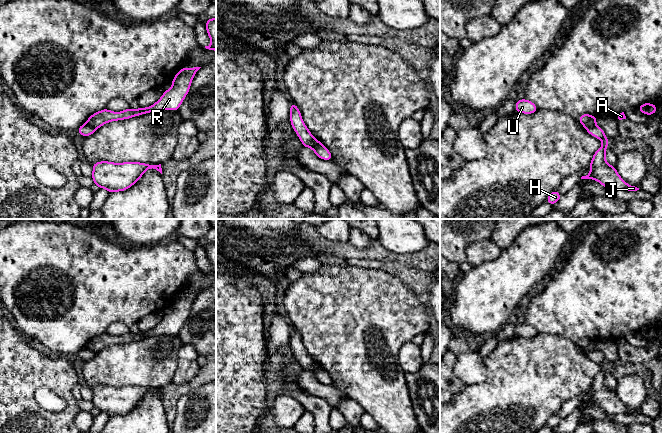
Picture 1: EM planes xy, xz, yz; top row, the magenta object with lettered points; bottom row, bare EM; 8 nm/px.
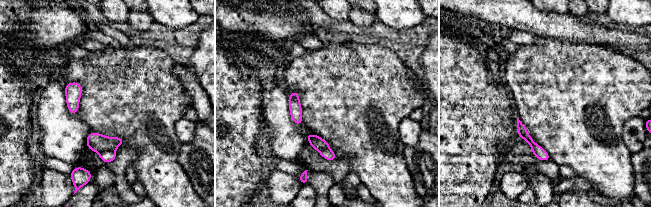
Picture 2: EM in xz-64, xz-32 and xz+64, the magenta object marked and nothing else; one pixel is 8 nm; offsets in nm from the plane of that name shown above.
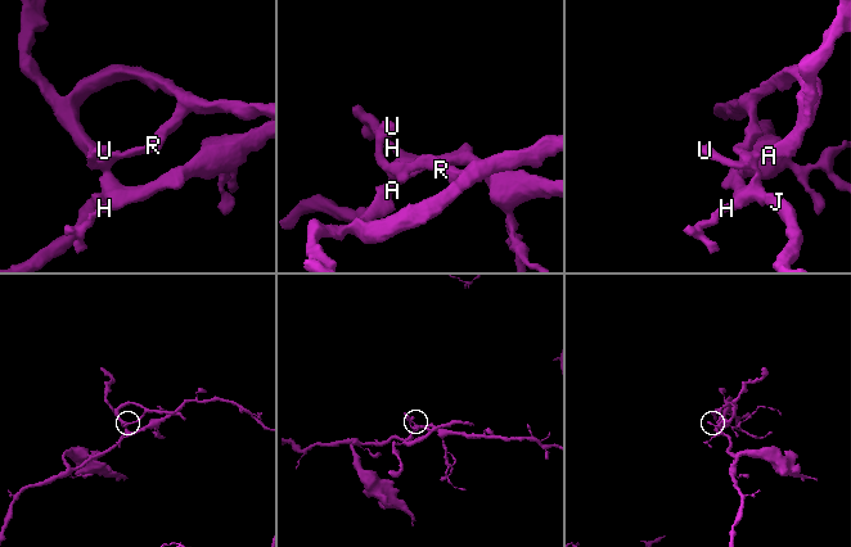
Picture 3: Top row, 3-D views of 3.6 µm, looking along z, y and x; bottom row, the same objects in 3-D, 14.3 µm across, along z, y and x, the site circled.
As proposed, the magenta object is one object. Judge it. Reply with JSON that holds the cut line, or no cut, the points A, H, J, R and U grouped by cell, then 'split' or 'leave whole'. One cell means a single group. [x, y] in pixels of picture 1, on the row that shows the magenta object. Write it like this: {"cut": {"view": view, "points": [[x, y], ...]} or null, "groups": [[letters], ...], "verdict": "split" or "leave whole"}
{"cut": {"view": "xy", "points": [[86, 123], [95, 129]]}, "groups": [["A", "R"], ["H", "J", "U"]], "verdict": "split"}

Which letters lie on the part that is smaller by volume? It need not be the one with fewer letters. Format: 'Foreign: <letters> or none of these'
Foreign: A, R

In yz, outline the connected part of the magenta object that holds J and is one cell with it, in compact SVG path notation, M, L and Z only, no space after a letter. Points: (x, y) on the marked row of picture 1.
M597 125L586 128L586 131L603 142L603 145L594 153L589 167L591 171L582 176L581 179L593 179L602 184L609 191L637 191L639 188L627 184L616 171L615 166L611 166L606 162L606 148L609 146L604 131Z

